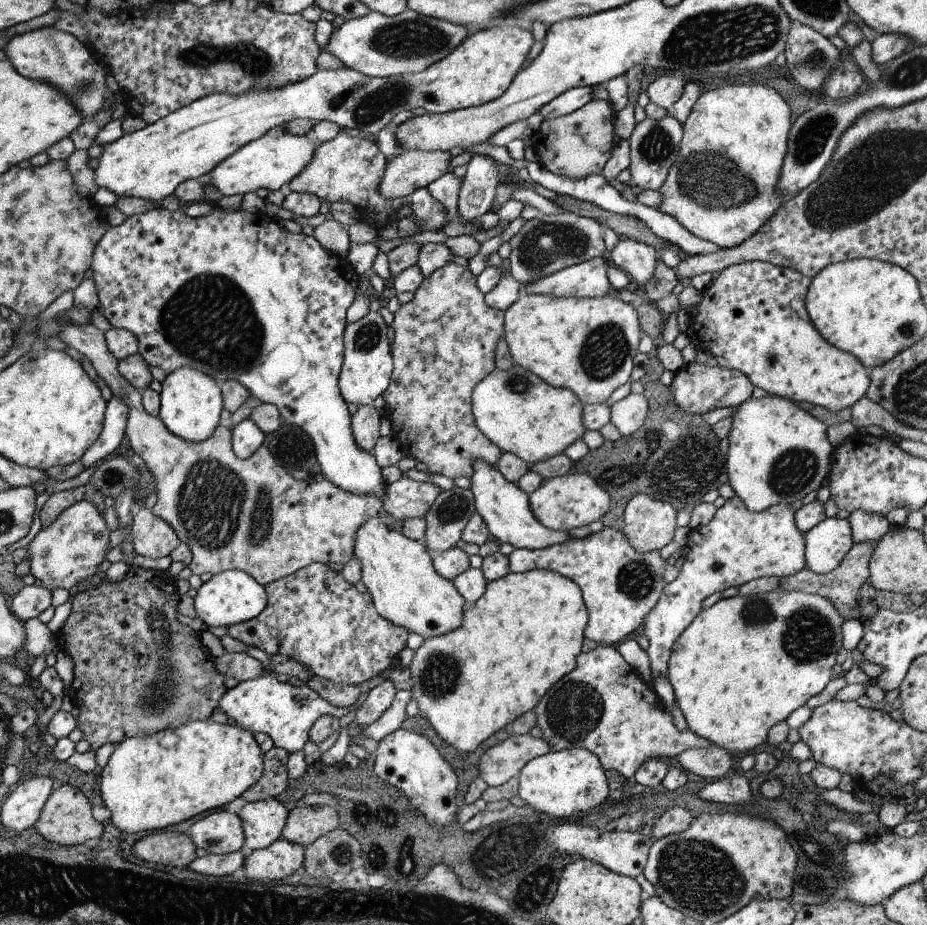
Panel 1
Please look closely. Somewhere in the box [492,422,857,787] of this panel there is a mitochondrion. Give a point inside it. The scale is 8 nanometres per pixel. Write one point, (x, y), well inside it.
(807, 635)

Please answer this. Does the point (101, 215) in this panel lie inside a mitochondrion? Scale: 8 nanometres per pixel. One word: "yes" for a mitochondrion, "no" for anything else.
no

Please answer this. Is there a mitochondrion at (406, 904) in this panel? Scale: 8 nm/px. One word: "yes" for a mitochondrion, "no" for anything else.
yes

